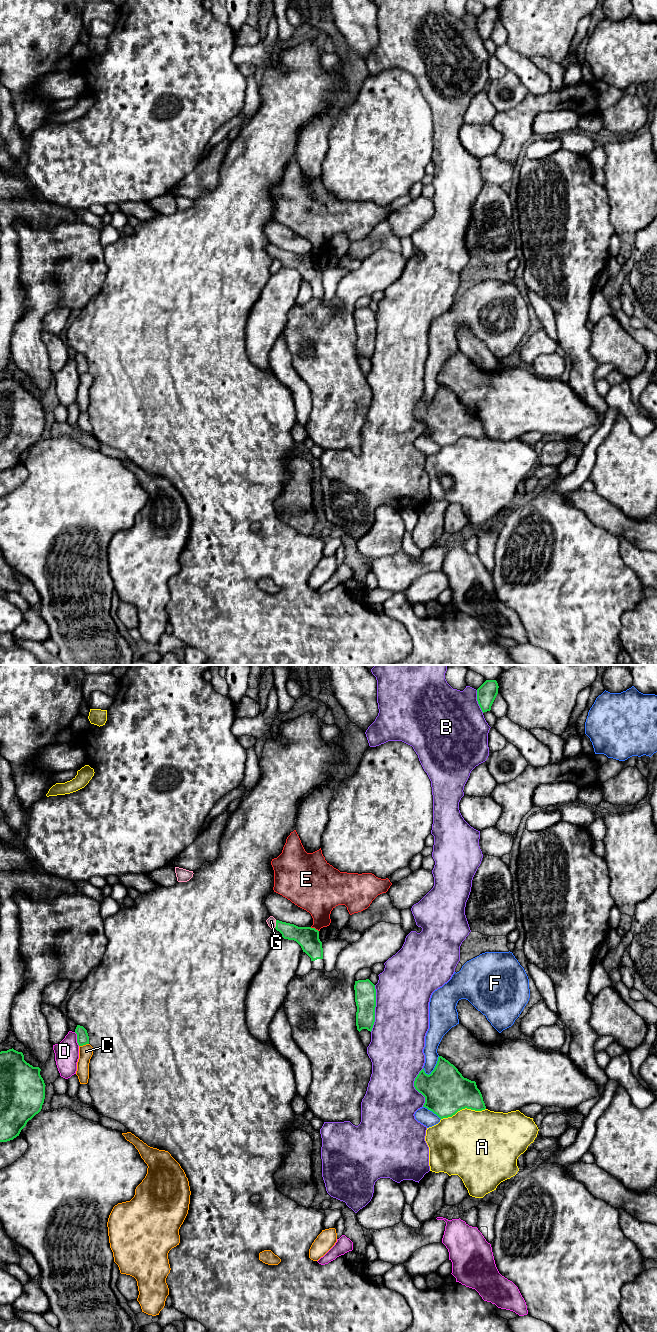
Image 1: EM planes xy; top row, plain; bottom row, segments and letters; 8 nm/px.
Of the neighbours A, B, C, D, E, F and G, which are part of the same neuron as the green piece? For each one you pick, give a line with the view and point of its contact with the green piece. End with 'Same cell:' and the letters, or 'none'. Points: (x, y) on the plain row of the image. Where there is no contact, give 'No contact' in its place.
G: Touches green at xy (276, 252)
Same cell: G

